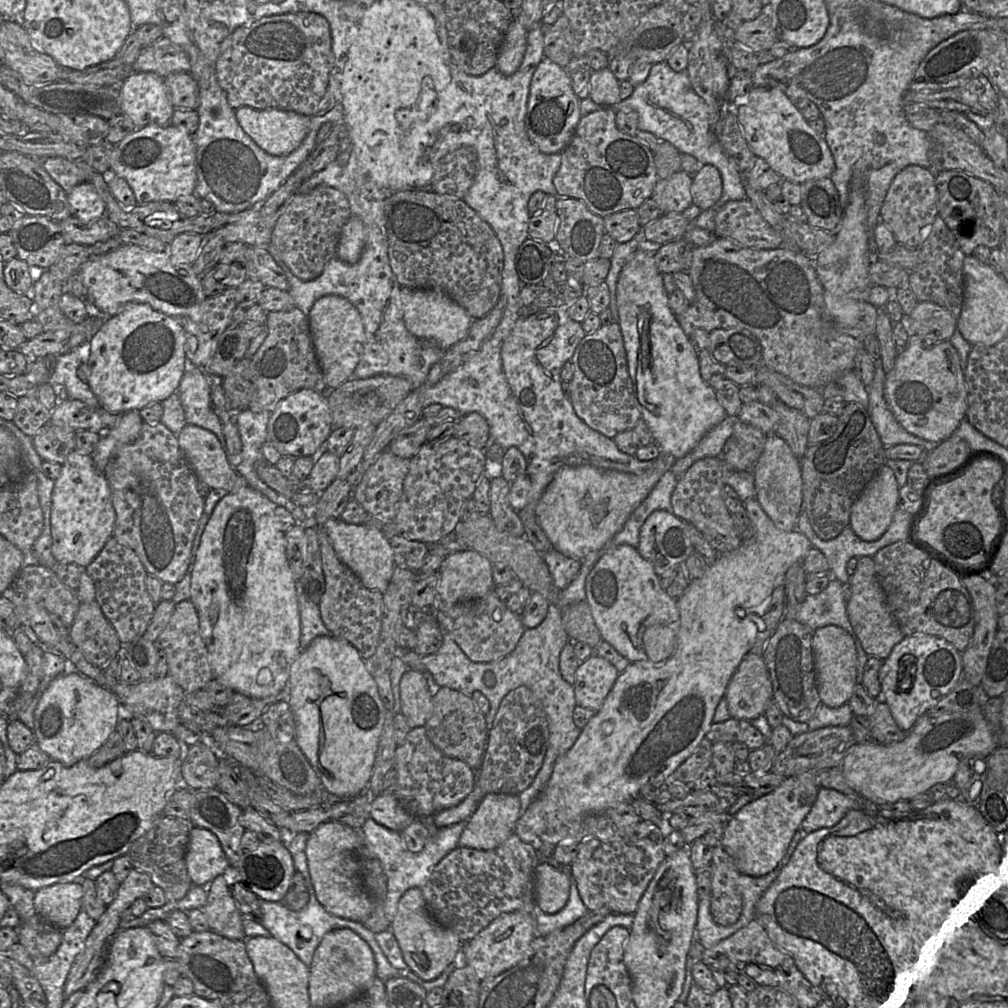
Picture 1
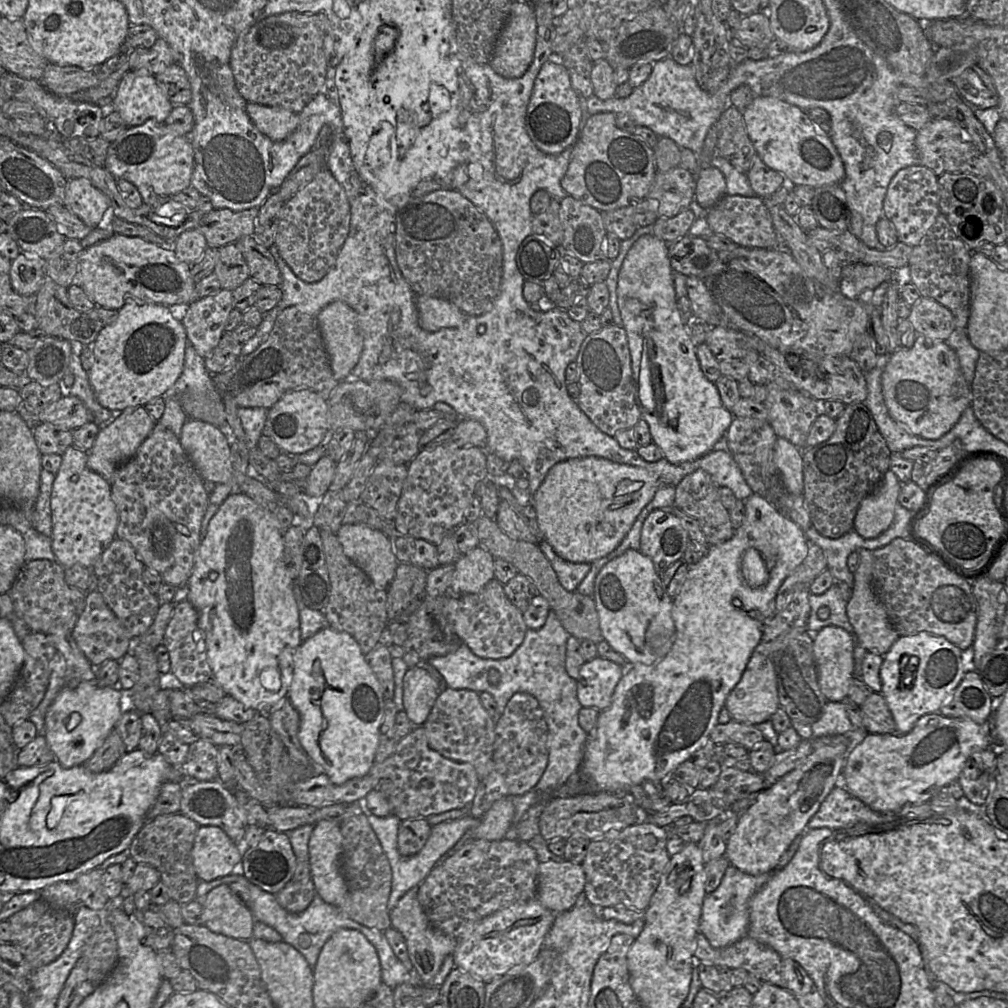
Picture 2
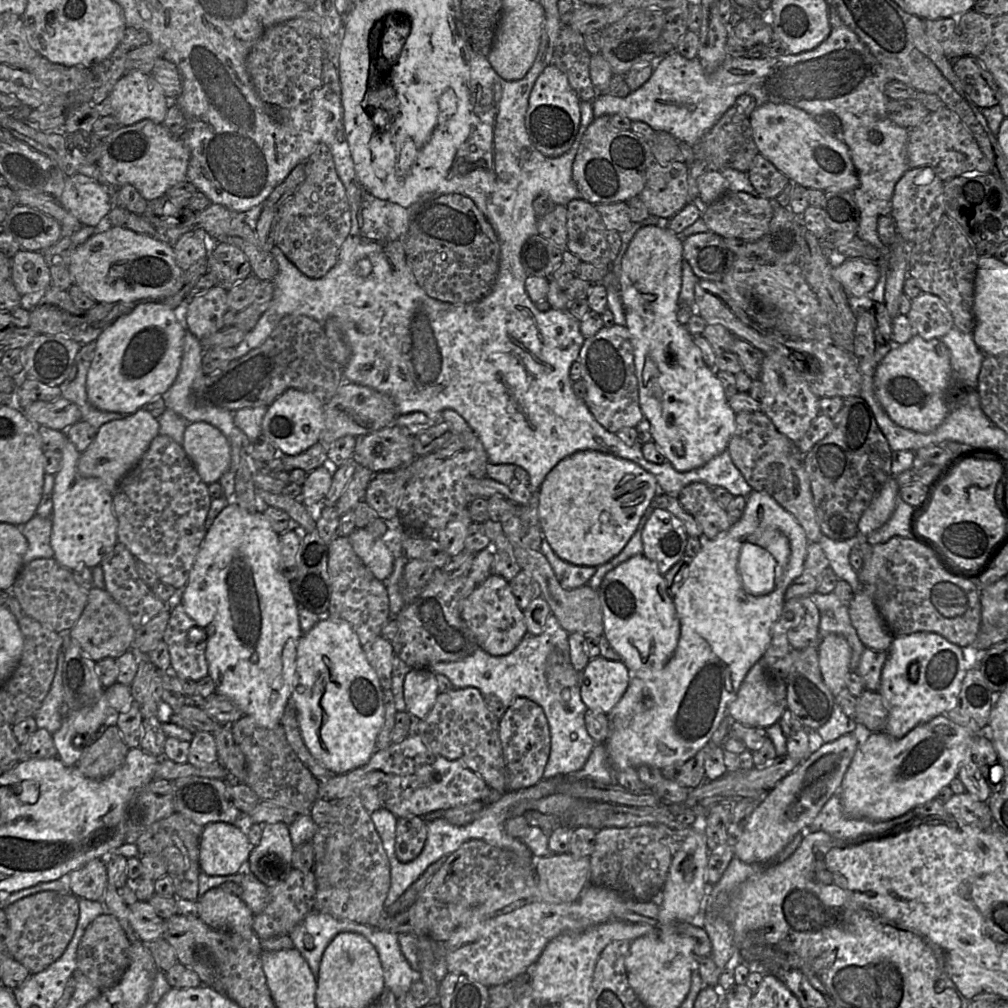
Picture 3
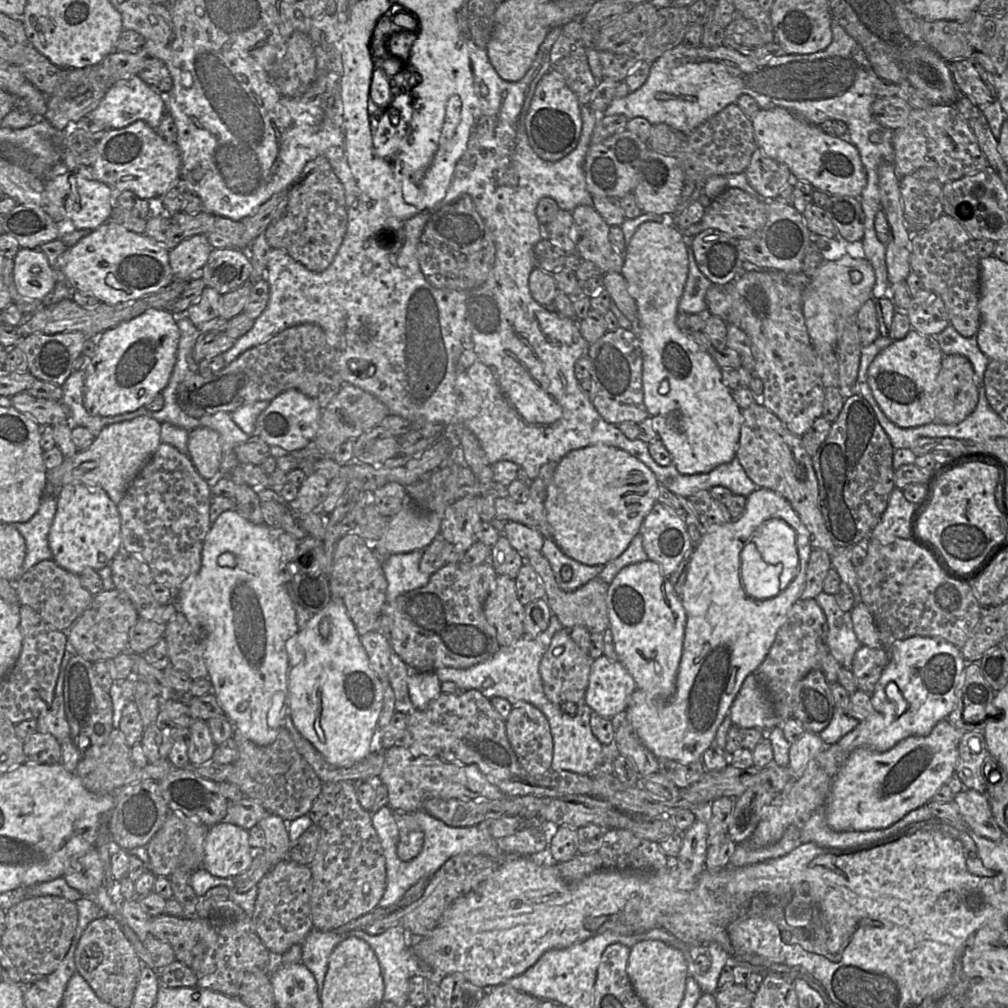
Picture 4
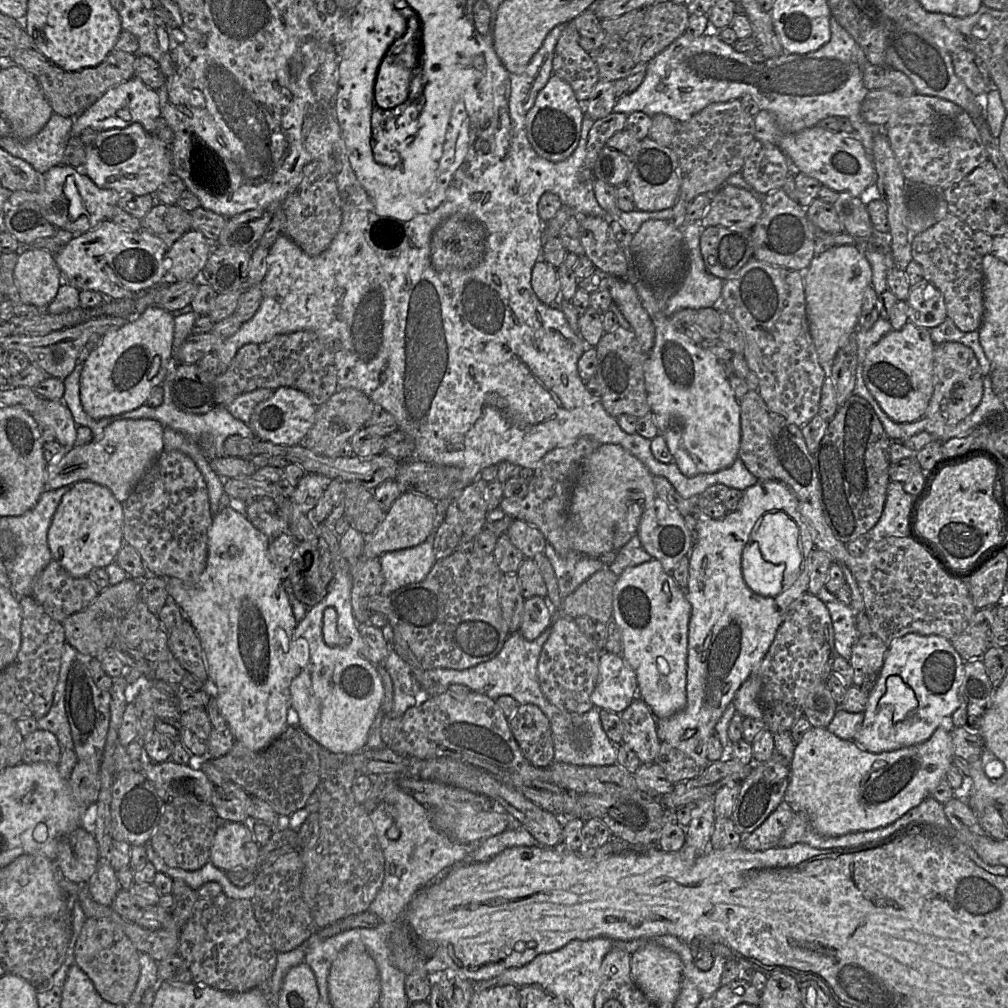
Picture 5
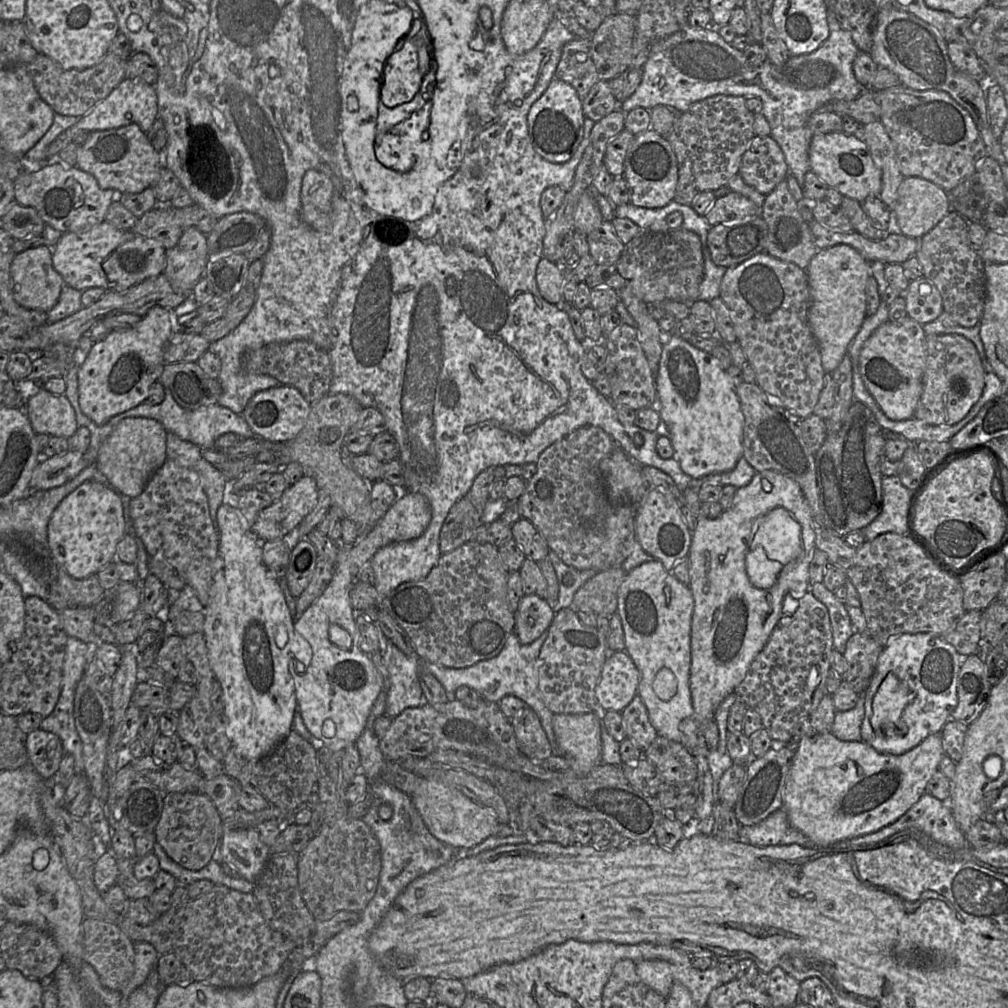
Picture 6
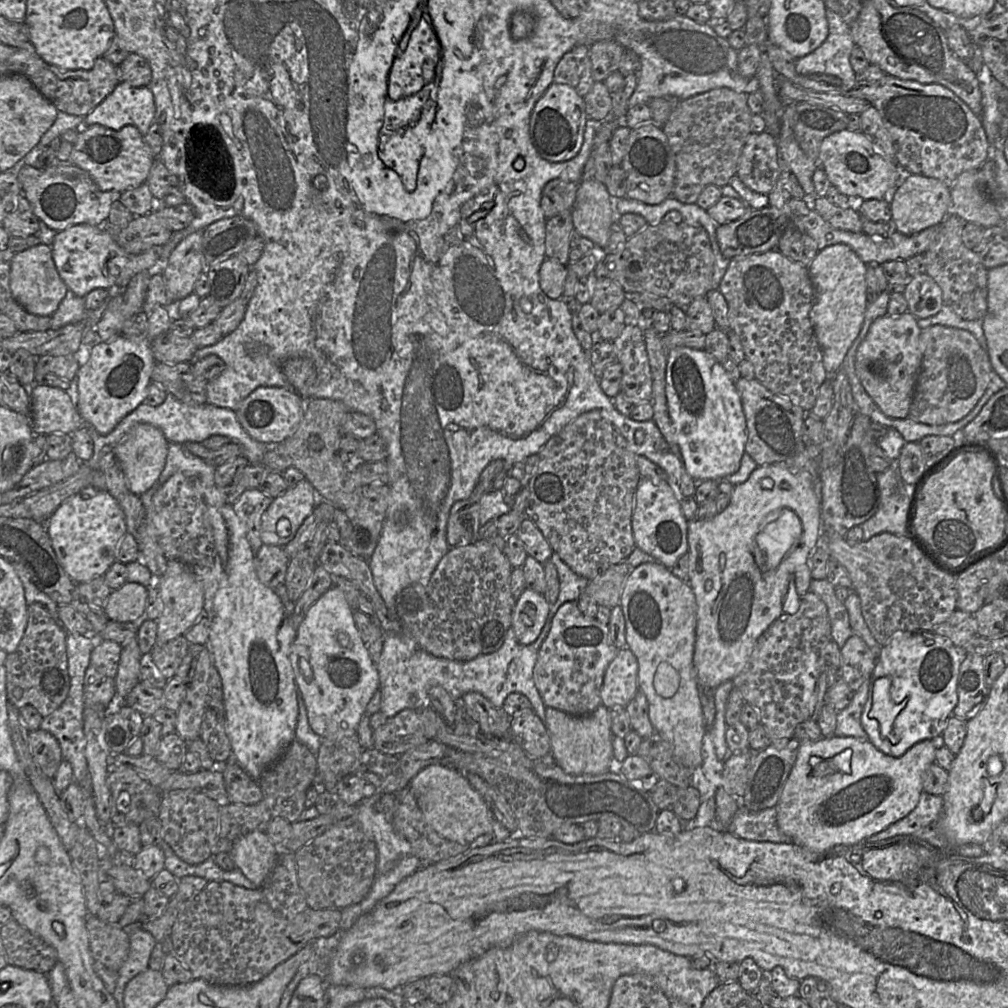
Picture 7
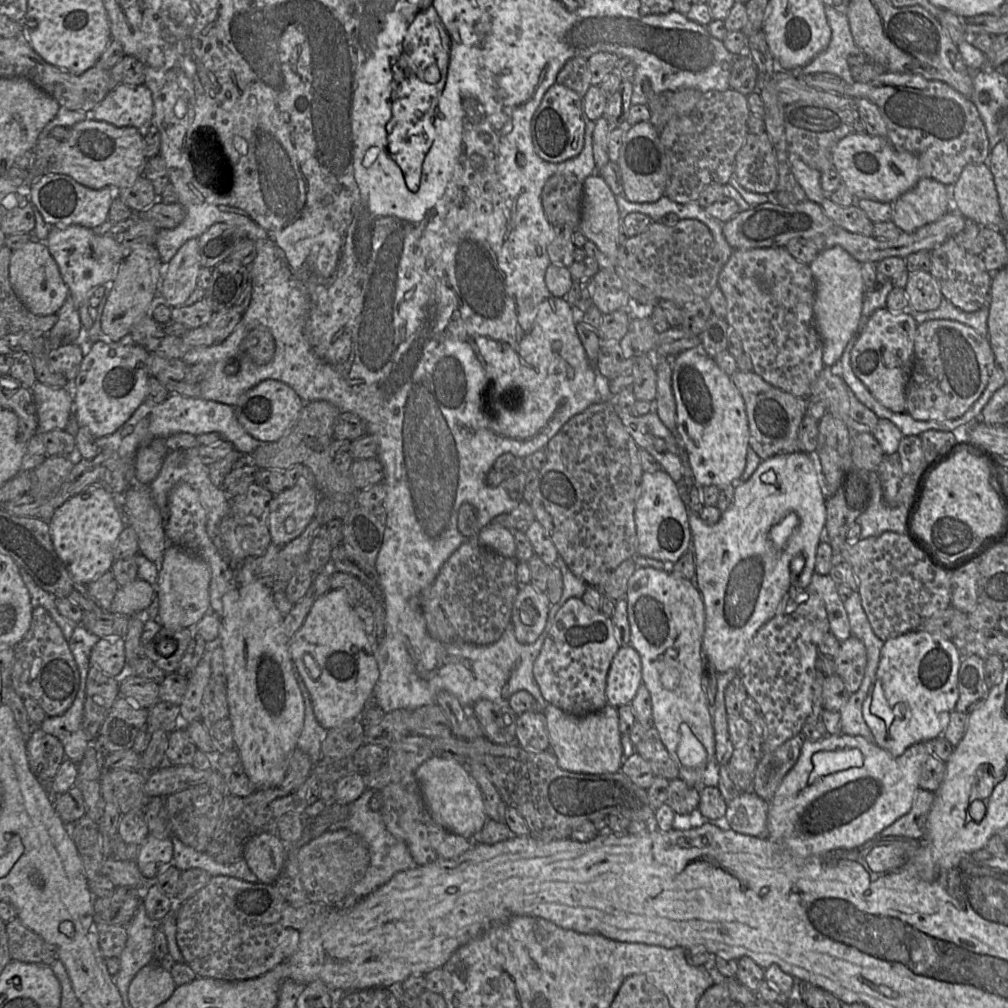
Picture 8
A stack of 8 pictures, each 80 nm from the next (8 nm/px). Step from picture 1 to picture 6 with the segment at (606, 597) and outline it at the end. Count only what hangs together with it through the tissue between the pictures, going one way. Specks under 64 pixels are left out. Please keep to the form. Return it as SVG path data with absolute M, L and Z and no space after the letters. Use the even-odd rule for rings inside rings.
M650 560L626 573L617 593L617 610L624 631L625 651L631 657L640 672L638 695L642 698L649 715L649 720L658 735L683 745L685 735L680 731L679 724L683 719L690 718L693 705L690 691L691 666L691 621L694 608L694 598L689 586L681 583L671 572L667 571L658 560ZM664 587L670 587L671 599L668 600ZM661 668L670 669L677 679L677 692L668 701L661 700L653 689L656 674Z

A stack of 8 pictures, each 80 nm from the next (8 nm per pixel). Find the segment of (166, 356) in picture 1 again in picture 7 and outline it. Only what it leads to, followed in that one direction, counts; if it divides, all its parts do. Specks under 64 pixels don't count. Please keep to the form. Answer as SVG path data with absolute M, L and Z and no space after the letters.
M155 305L148 315L146 338L128 338L121 334L109 341L95 344L90 349L88 355L80 354L80 367L76 374L78 390L77 409L81 418L90 423L98 433L102 435L109 434L126 415L144 402L148 395L148 386L152 382L152 371L156 363L150 343L158 335L169 331L171 322L168 310L163 306Z

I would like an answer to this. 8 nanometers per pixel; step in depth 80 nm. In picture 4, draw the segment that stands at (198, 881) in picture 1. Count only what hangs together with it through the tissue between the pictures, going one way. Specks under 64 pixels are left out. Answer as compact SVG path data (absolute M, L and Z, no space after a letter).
M221 821L210 827L204 844L202 868L220 878L234 878L245 872L252 864L255 850L249 844L248 830Z

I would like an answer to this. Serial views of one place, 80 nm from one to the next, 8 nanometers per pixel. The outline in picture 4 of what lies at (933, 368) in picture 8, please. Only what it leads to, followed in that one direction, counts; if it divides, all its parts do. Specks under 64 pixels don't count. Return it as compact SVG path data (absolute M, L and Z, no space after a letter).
M959 354L943 355L938 383L933 423L955 425L974 412L979 390L968 358Z

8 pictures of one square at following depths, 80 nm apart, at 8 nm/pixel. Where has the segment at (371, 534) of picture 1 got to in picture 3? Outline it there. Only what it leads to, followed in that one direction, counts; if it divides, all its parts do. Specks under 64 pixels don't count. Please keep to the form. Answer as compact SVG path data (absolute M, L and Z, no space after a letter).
M356 528L348 536L353 550L380 581L385 581L393 571L394 553L381 538L376 538L364 528Z

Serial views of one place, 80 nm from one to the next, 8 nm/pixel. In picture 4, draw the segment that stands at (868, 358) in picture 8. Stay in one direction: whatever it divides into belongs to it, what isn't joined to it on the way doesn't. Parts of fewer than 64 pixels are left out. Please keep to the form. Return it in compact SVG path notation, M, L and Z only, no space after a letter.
M910 329L905 338L894 340L871 362L867 380L883 413L901 428L918 427L935 421L935 405L939 392L938 375L943 352L935 336Z

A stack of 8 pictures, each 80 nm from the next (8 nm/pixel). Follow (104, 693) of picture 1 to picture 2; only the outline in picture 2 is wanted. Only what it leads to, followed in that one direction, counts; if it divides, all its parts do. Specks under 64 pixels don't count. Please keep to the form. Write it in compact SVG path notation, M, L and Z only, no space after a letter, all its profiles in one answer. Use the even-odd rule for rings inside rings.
M97 679L95 682L83 681L75 688L65 686L58 693L45 714L44 736L55 759L62 767L83 765L103 744L122 715L120 708L122 694L118 686L100 686ZM72 713L79 713L81 720L74 729L69 731L66 723Z

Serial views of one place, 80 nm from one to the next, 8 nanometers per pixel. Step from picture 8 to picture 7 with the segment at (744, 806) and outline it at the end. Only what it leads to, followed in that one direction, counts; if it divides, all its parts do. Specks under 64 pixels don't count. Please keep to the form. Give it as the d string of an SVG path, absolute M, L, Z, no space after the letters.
M740 805L727 830L745 840L794 844L778 827L776 807L754 812Z

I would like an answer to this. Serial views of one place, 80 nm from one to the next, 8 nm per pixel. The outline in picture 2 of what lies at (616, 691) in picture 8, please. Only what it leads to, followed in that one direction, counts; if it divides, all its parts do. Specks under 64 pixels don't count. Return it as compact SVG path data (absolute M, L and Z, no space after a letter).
M597 656L580 668L577 698L582 707L603 711L610 707L615 688L626 668Z

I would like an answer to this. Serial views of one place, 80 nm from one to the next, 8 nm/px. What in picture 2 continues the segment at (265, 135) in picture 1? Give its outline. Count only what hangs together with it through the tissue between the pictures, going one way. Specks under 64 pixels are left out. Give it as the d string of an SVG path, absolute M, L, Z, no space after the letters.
M248 102L246 112L256 128L272 141L286 139L299 123L298 114L280 106Z

